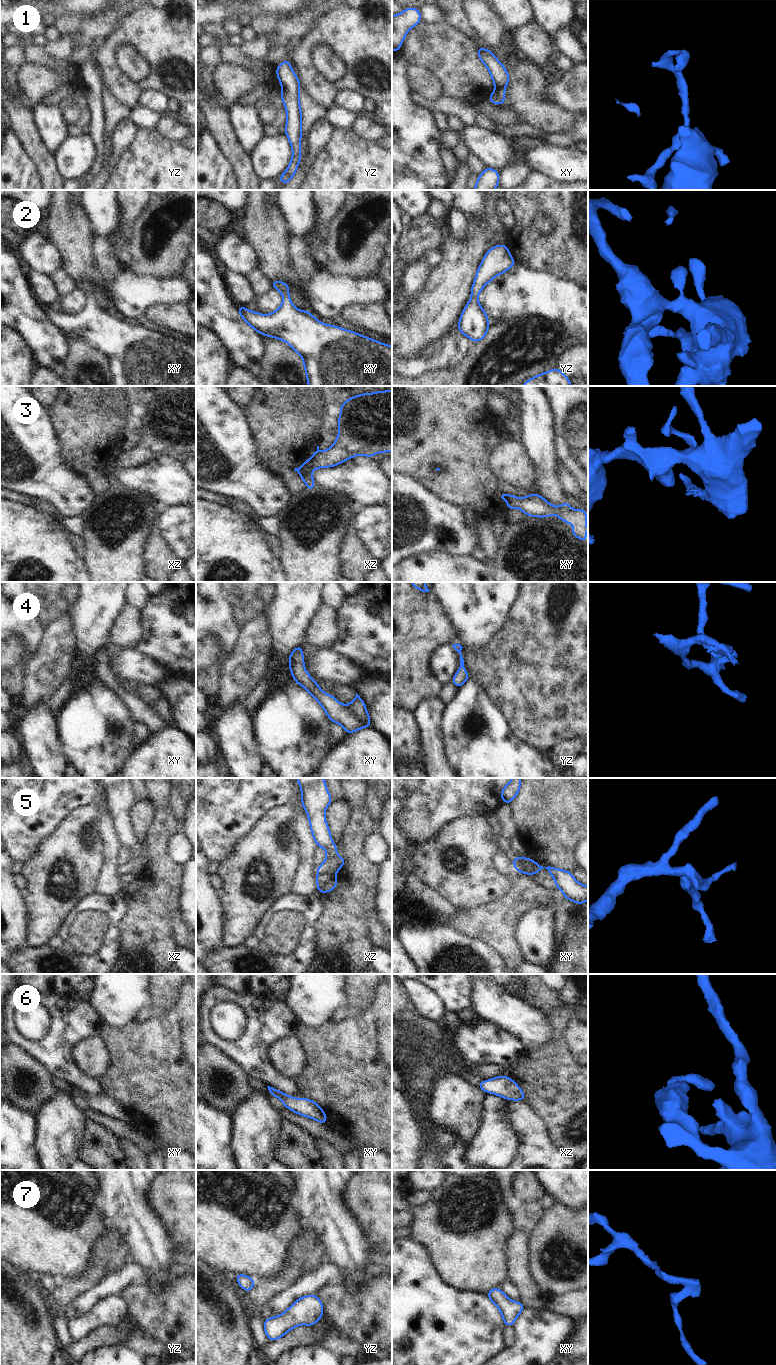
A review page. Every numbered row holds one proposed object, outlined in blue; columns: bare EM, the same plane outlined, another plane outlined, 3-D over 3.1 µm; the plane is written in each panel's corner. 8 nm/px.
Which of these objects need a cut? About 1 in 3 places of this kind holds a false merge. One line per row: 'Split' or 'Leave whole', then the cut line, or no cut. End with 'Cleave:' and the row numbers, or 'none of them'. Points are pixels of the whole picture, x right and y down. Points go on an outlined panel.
1: Leave whole. No split
2: Leave whole. No split
3: Leave whole. No split
4: Leave whole. No split
5: Split. Split along xz (317, 871), (333, 874)
6: Leave whole. No split
7: Leave whole. No split
Cleave: 5.

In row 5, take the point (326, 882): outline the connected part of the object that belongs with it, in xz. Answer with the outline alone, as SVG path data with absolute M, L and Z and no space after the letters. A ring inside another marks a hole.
M317 872L317 891L331 892L336 886L337 879L334 874Z

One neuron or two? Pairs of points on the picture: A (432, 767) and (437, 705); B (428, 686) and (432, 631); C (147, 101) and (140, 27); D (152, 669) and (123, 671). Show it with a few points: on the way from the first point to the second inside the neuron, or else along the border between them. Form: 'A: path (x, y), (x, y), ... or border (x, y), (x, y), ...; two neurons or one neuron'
A: path (432, 752), (432, 720); one neuron
B: path (422, 672), (422, 645); one neuron
C: border (168, 99), (158, 91), (146, 90), (137, 104); two neurons
D: path (145, 669), (130, 669); one neuron

